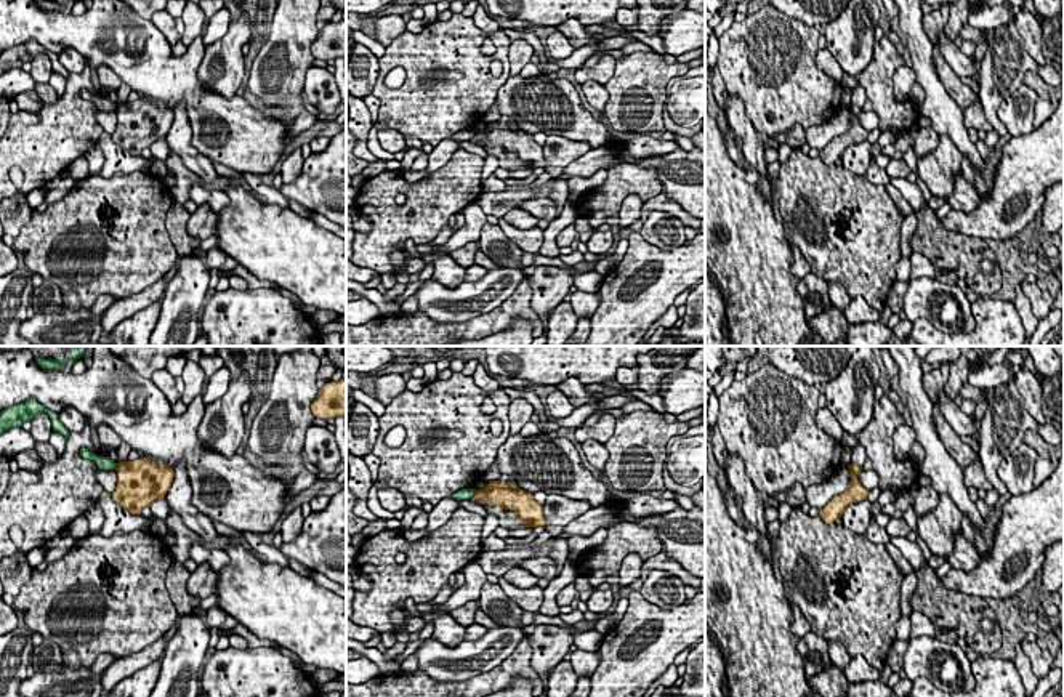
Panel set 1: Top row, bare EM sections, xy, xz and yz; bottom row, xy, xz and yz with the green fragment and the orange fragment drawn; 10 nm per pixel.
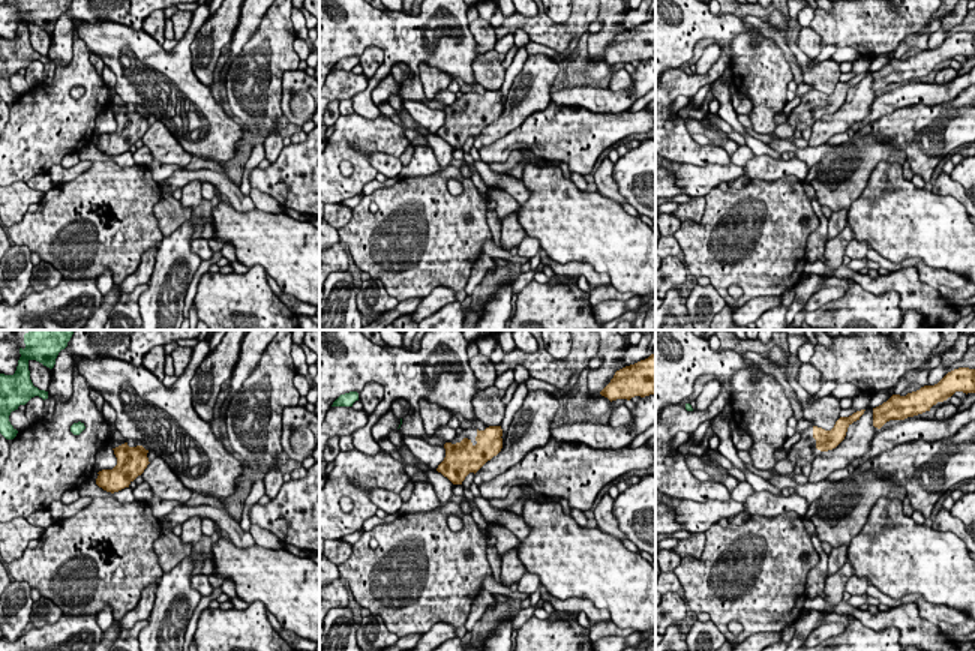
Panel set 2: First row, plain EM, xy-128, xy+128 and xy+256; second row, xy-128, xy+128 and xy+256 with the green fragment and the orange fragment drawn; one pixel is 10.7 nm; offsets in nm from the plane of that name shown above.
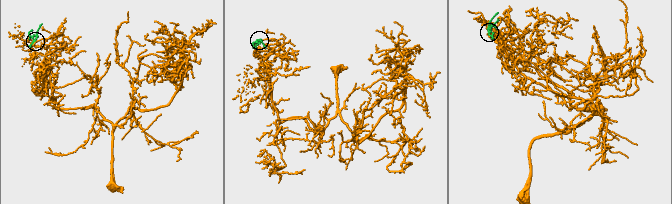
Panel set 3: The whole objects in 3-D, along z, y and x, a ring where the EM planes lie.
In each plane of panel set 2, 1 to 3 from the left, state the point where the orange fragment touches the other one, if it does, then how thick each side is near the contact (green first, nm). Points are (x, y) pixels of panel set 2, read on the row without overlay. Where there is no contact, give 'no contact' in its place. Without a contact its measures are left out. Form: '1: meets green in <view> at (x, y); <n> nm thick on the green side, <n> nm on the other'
1: no contact
2: no contact
3: no contact

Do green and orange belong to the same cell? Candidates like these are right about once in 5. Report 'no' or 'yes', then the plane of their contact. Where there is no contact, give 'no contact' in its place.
no | xy

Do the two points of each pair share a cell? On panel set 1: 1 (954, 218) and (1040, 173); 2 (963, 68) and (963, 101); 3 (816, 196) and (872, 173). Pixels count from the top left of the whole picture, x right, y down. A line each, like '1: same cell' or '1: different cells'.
1: same cell
2: different cells
3: different cells

